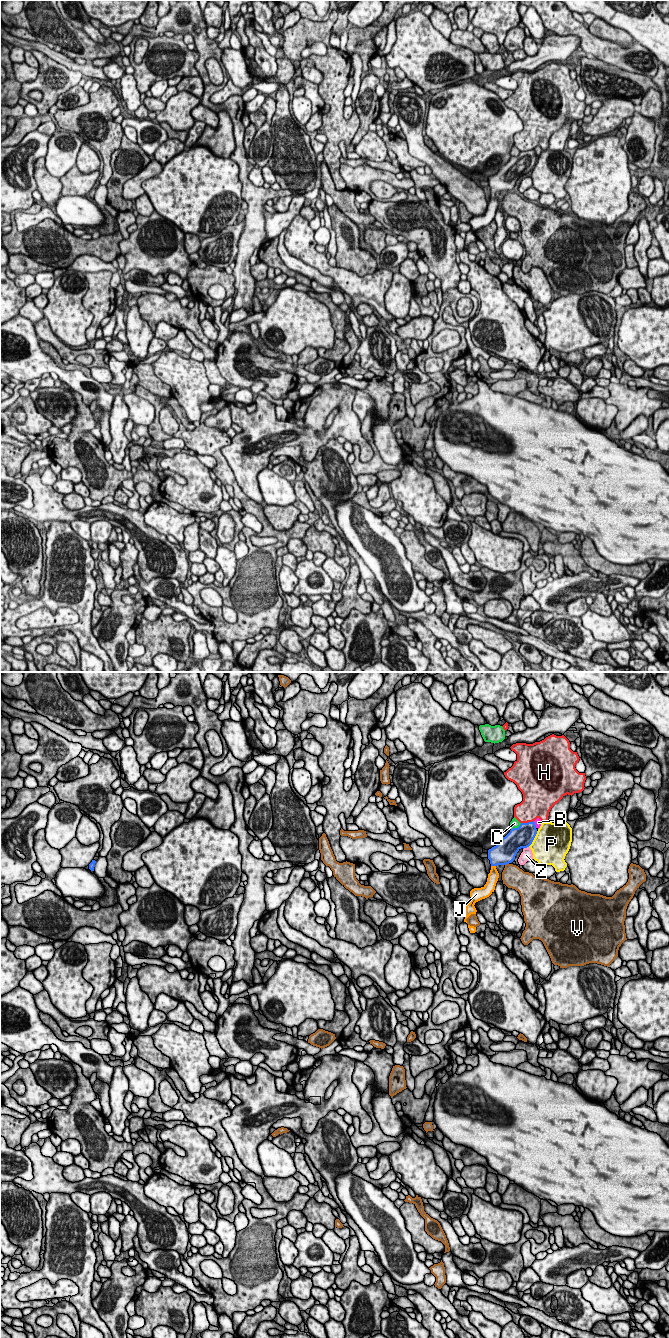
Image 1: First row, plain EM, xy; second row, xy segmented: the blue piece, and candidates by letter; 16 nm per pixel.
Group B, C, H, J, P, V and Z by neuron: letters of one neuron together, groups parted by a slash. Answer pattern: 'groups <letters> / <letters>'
groups B / C / H / J / P / V / Z

